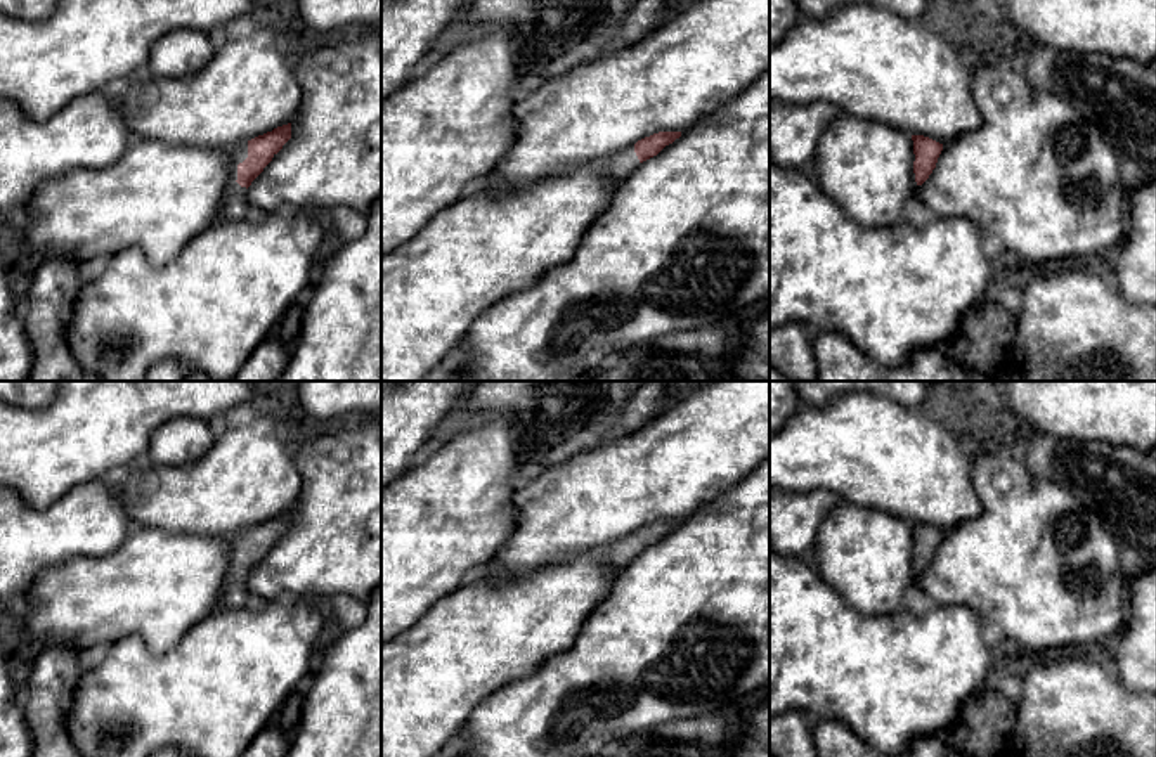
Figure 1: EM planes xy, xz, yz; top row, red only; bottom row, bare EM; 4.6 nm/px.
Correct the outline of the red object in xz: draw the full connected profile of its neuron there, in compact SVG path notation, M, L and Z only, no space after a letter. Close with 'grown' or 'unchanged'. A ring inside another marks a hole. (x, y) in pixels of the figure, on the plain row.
M659 520L603 546L605 563L614 572L622 572L643 549L657 544L666 534L679 525L681 520Z; grown

